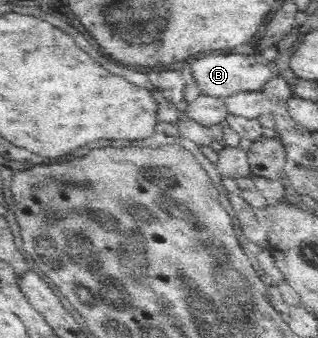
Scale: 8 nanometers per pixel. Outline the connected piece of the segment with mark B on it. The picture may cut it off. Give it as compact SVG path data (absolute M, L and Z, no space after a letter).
M205 53L189 61L190 74L200 88L200 94L215 98L226 98L239 91L262 90L272 79L272 71L262 63L260 54Z

